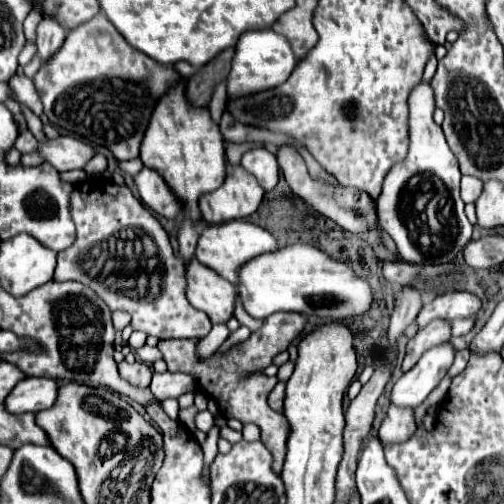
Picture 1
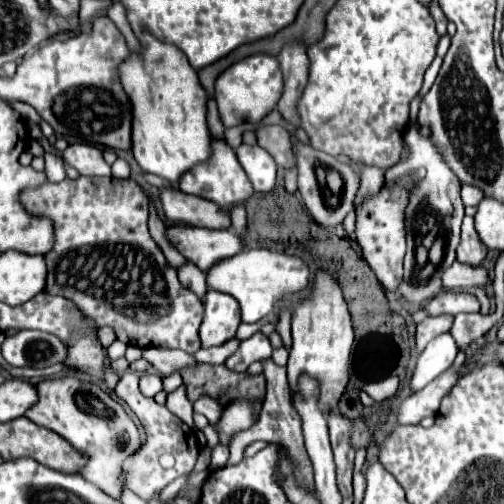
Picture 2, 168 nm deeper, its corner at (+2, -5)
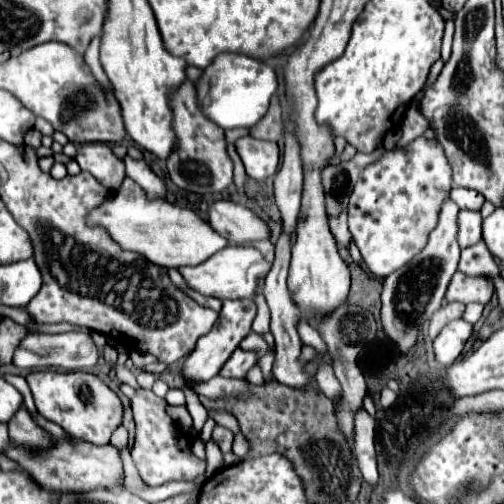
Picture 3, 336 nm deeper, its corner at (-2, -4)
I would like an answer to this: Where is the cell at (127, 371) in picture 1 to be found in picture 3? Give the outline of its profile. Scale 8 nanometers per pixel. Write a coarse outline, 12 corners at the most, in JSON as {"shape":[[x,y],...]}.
{"shape":[[136,389],[130,449],[144,483],[192,481],[206,463],[166,411]]}

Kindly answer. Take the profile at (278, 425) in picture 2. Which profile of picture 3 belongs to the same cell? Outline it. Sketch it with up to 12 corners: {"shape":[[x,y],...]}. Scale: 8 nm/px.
{"shape":[[251,332],[240,343],[242,349],[252,351],[262,359],[274,349],[258,335]]}

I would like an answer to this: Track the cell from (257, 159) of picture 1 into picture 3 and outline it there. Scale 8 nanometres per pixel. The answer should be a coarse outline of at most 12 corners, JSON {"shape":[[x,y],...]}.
{"shape":[[254,137],[236,141],[236,151],[252,179],[276,175],[276,143]]}

